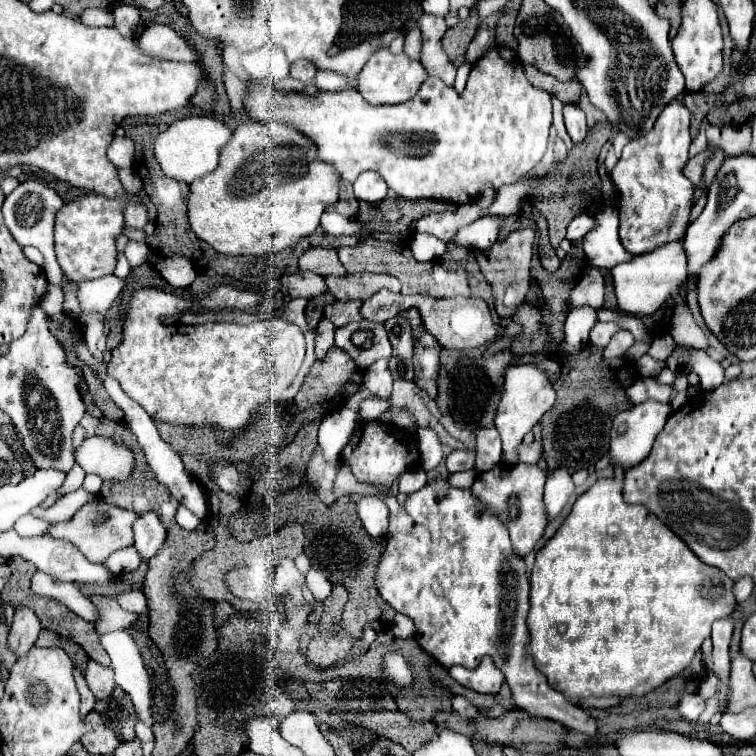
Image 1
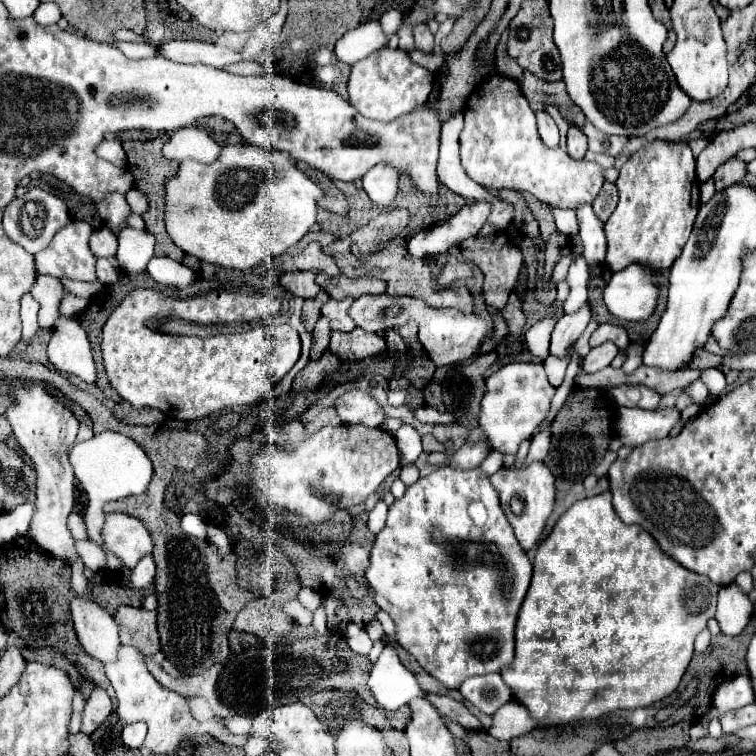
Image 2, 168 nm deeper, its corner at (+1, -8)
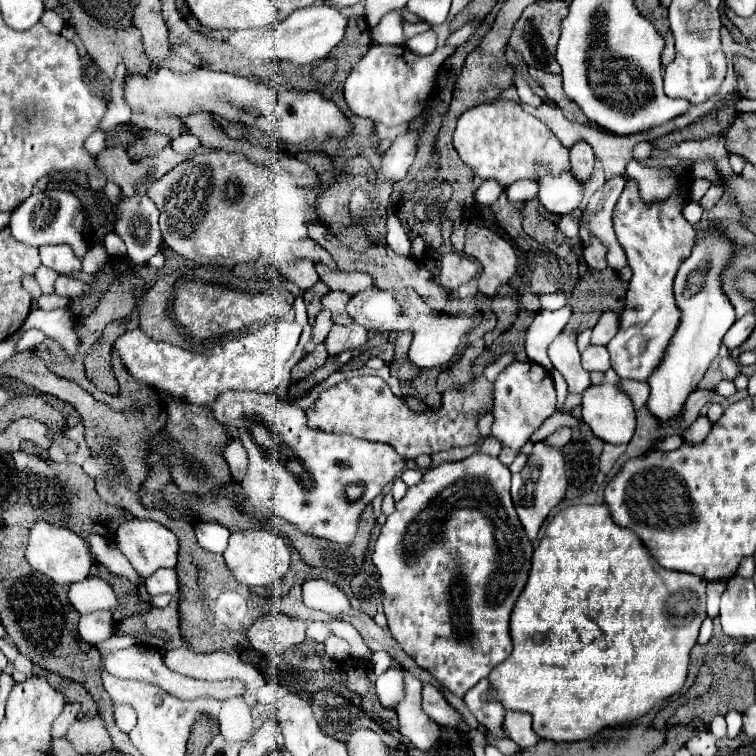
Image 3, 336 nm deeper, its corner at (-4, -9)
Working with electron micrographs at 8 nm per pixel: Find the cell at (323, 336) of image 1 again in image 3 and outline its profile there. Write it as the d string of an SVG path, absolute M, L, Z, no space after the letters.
M322 308L316 316L316 322L314 322L314 328L312 328L312 338L310 342L306 344L306 352L312 352L318 344L324 342L324 338L328 336L328 330L332 328L332 318L330 318L330 312L326 308Z

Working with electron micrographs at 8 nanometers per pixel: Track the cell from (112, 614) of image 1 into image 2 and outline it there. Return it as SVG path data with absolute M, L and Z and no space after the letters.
M119 605L115 613L119 625L121 643L141 649L145 655L159 653L159 633L157 633L157 613L137 607Z

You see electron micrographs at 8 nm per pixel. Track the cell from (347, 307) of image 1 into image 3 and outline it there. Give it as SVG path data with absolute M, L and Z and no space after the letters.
M330 290L324 298L322 298L322 304L324 308L328 308L332 312L332 320L336 324L352 324L354 320L348 316L346 312L346 304L348 304L350 296L346 292L340 292L340 290Z

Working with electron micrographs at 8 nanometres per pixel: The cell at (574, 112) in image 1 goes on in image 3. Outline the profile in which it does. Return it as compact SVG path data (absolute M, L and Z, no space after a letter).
M578 142L570 148L570 170L574 172L574 178L584 184L592 178L594 170L594 150L586 142Z

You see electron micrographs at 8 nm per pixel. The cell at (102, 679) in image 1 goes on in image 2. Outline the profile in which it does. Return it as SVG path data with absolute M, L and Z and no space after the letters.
M95 687L91 697L87 699L85 711L83 711L83 725L81 731L85 733L93 733L103 721L105 717L113 711L113 701L111 697L105 693L103 687Z

